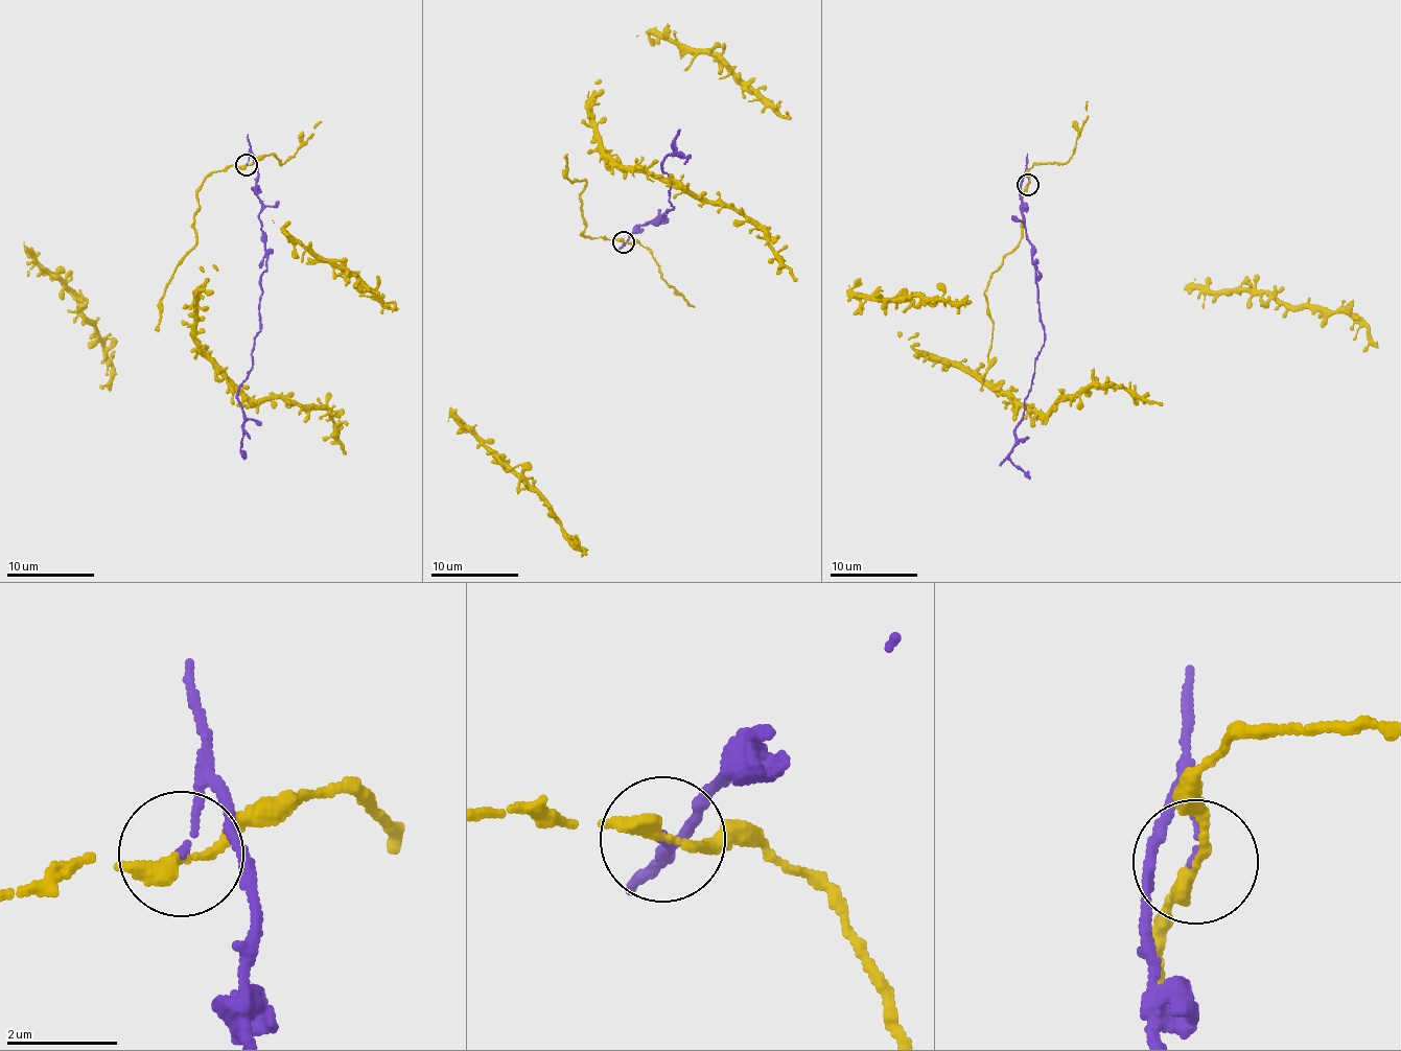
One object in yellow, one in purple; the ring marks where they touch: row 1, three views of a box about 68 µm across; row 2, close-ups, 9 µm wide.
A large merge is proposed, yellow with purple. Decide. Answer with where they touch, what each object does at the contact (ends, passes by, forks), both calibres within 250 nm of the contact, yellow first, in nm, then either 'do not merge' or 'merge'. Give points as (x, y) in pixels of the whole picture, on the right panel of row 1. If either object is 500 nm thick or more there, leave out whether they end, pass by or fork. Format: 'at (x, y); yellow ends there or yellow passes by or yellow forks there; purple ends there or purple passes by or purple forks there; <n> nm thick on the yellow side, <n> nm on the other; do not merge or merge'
at (1028, 184); yellow ends there; purple ends there; 320 nm thick on the yellow side, 110 nm on the other; do not merge

